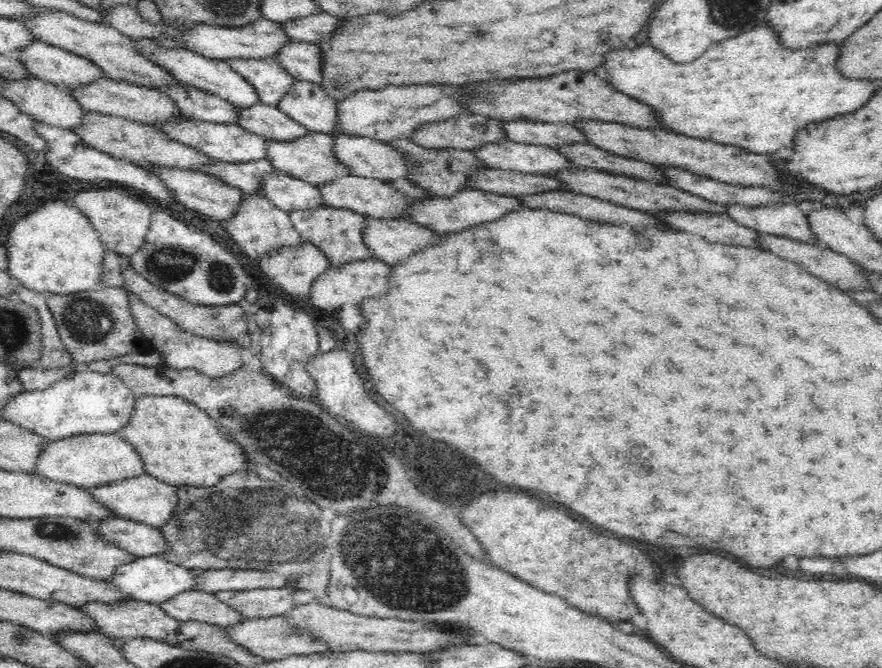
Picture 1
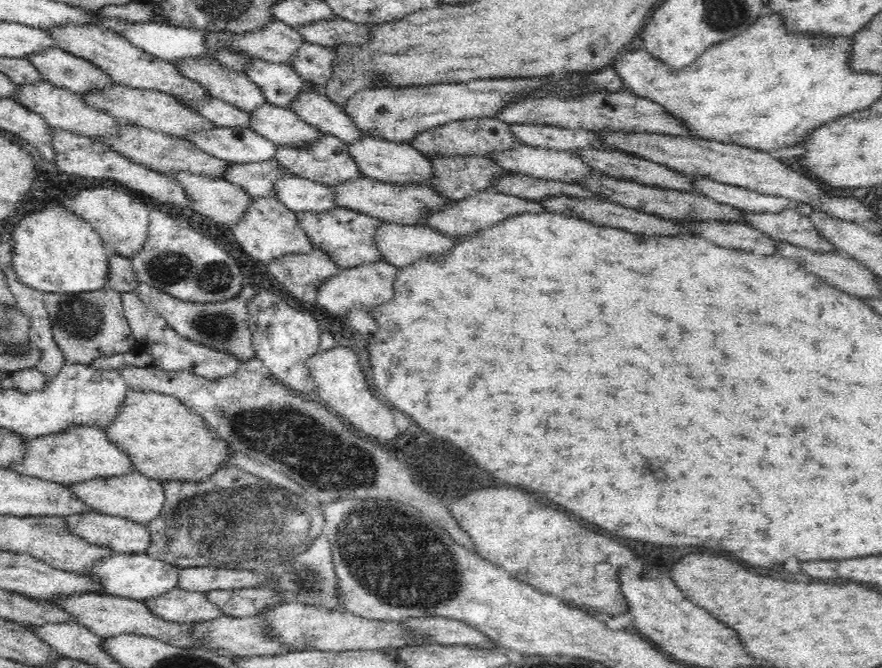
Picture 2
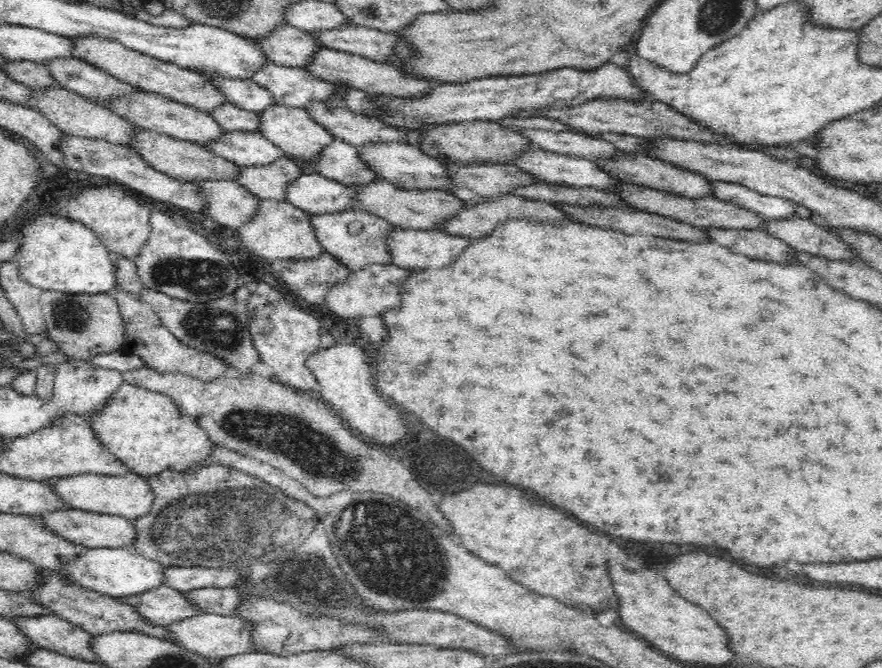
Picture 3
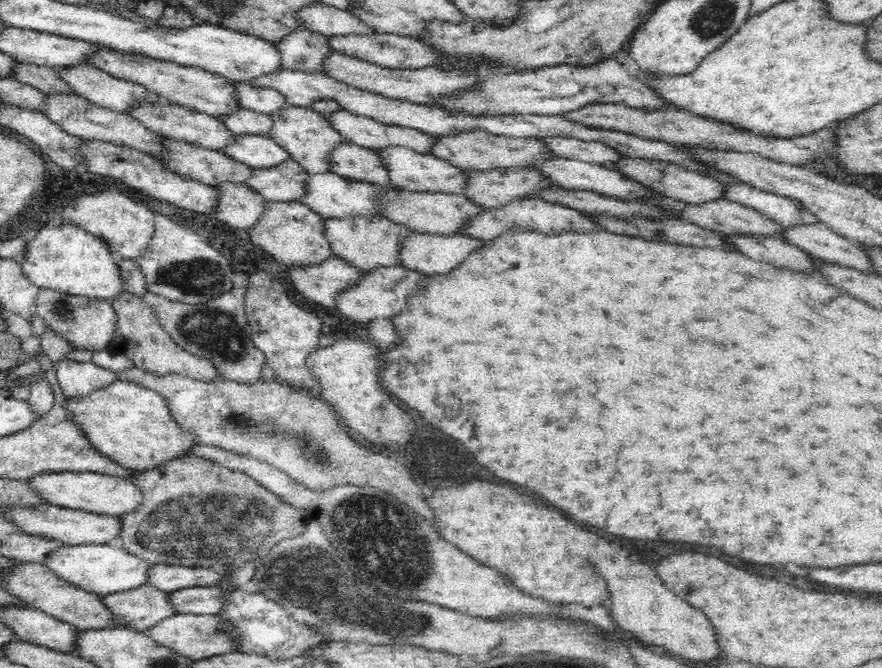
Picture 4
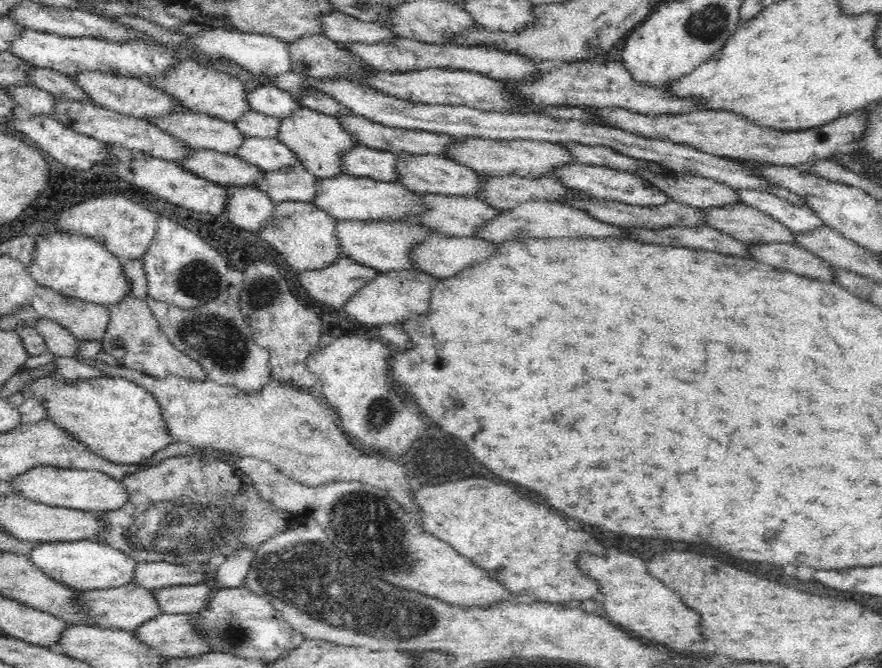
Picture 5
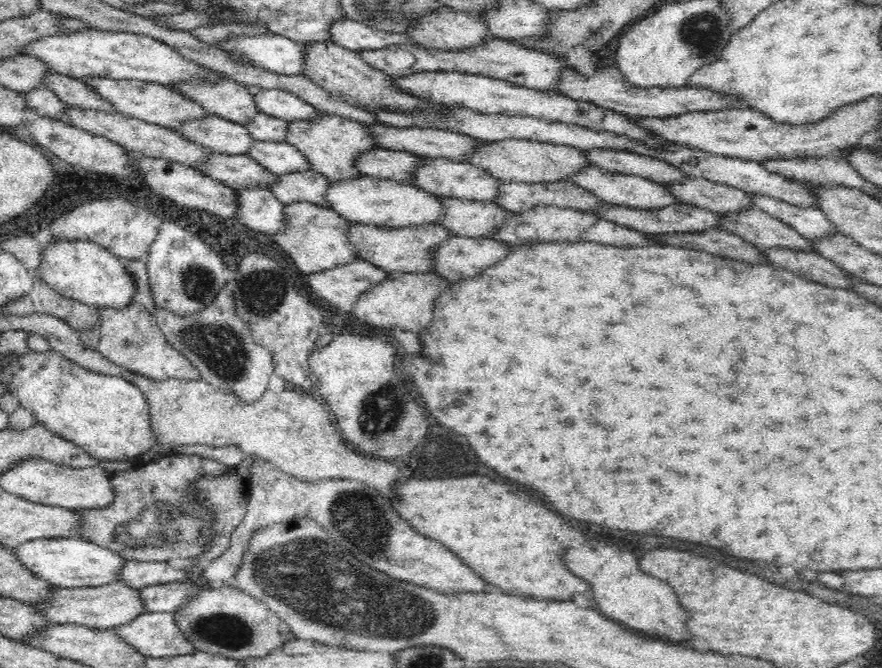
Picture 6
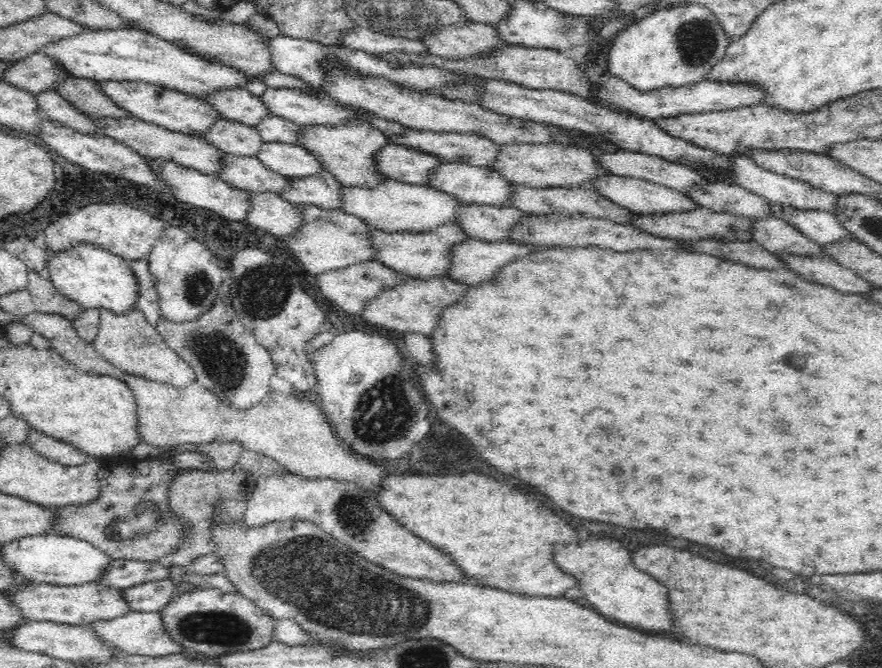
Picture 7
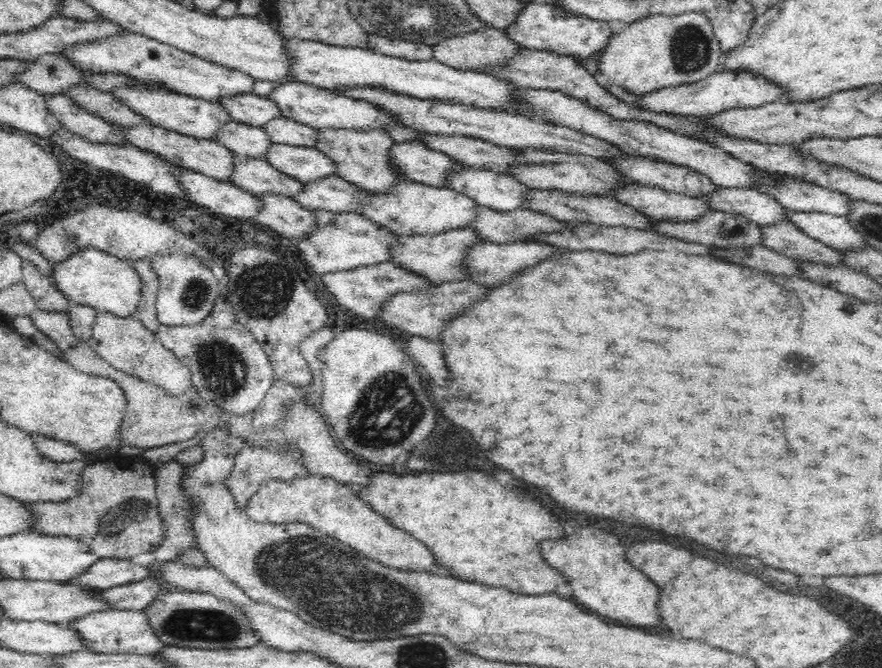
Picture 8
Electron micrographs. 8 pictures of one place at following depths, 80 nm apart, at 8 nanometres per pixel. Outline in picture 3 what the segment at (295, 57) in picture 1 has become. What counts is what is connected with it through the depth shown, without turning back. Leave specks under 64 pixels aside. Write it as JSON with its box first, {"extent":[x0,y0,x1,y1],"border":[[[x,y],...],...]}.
{"extent":[303,47,437,97],"border":[[[318,47],[311,54],[307,65],[304,65],[303,68],[309,76],[313,76],[317,80],[334,84],[350,83],[352,88],[360,89],[370,94],[392,94],[398,95],[398,97],[412,95],[412,97],[417,97],[418,95],[426,94],[432,87],[437,85],[433,81],[430,82],[430,80],[403,74],[401,70],[397,70],[395,66],[389,63],[373,61],[357,54],[326,47]]]}

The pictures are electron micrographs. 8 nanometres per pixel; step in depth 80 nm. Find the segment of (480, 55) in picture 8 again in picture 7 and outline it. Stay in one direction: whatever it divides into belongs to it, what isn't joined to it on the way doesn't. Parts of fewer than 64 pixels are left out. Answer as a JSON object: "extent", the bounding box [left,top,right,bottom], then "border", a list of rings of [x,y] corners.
{"extent":[421,19,505,59],"border":[[[468,19],[422,36],[421,44],[434,55],[457,59],[479,55],[505,42],[500,42],[490,23]]]}

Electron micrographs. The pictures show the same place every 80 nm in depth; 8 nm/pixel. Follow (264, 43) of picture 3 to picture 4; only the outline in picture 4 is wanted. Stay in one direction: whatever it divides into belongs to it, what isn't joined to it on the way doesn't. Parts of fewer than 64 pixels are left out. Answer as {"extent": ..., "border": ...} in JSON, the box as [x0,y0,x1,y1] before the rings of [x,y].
{"extent":[273,28,332,71],"border":[[[301,28],[273,43],[280,52],[281,66],[288,70],[319,71],[325,55],[332,52],[326,37]]]}

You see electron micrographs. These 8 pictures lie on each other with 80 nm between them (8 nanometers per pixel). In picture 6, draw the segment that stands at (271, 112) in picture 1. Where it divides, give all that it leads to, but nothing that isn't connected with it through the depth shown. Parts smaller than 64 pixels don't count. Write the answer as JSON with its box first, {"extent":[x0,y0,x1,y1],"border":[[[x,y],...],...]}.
{"extent":[285,112,374,182],"border":[[[322,112],[314,114],[312,118],[287,121],[285,141],[301,152],[312,171],[329,182],[359,177],[360,173],[353,165],[355,156],[374,148],[371,134],[365,130],[365,124]]]}

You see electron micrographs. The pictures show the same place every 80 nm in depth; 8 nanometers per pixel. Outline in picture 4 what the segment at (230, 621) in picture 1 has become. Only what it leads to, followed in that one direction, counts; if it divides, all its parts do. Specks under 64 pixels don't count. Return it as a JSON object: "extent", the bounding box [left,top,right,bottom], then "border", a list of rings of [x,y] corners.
{"extent":[100,584,179,634],"border":[[[150,584],[140,586],[136,590],[128,590],[127,593],[104,594],[100,597],[115,611],[116,617],[122,619],[122,622],[130,623],[128,628],[140,633],[148,634],[154,626],[158,626],[166,618],[172,618],[172,616],[179,614],[178,609],[174,606],[174,601],[171,599],[171,593]]]}

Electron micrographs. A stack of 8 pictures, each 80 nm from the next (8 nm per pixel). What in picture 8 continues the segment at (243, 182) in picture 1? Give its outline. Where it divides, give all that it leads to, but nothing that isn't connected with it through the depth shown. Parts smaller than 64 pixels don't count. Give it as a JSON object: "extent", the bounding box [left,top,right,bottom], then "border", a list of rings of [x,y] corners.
{"extent":[293,173,366,213],"border":[[[334,173],[303,183],[303,189],[293,199],[310,211],[324,209],[330,212],[359,213],[359,200],[364,194],[366,191],[342,180]]]}

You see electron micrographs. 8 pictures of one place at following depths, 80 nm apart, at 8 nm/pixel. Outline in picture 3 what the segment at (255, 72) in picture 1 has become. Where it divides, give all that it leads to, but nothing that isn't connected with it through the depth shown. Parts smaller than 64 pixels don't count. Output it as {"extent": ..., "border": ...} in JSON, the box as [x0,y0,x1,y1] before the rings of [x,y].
{"extent":[253,63,336,106],"border":[[[264,63],[253,74],[253,81],[272,95],[276,105],[303,106],[311,100],[327,100],[336,85],[309,76],[304,68]]]}

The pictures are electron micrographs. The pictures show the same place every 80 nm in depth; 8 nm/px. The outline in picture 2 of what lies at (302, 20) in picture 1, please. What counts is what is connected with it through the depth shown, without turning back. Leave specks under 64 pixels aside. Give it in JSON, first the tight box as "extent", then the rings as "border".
{"extent":[295,15,368,47],"border":[[[336,15],[309,23],[295,28],[296,33],[302,37],[304,42],[326,47],[333,47],[336,43],[341,42],[367,42],[368,31],[365,30],[364,25]]]}

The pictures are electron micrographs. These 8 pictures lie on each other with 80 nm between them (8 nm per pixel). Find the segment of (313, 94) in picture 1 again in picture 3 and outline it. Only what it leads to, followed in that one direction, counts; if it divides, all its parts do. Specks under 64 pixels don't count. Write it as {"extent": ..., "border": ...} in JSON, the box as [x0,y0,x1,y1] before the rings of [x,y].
{"extent":[303,100,422,147],"border":[[[311,100],[308,101],[303,109],[308,116],[312,116],[314,120],[318,121],[322,128],[325,128],[332,136],[351,144],[352,146],[361,147],[367,142],[388,142],[400,141],[414,146],[419,146],[421,141],[422,132],[405,132],[404,128],[389,128],[385,124],[381,124],[381,120],[367,118],[356,111],[346,107],[330,107],[325,100]]]}

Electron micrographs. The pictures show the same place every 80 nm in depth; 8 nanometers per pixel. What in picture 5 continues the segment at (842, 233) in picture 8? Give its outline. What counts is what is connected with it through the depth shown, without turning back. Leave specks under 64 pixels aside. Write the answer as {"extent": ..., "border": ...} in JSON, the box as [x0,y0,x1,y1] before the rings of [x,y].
{"extent":[735,187,824,234],"border":[[[744,187],[736,189],[735,194],[740,203],[765,212],[769,217],[787,226],[794,234],[824,225],[809,206],[798,206],[776,193]]]}

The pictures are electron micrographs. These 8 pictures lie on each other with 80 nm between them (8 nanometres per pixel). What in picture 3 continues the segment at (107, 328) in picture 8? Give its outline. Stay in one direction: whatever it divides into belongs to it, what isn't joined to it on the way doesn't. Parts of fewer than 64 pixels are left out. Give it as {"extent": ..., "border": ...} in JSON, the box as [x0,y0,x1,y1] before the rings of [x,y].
{"extent":[114,291,232,382],"border":[[[114,291],[114,297],[118,301],[124,319],[124,327],[126,327],[128,345],[125,348],[128,348],[130,353],[142,356],[146,361],[145,366],[158,370],[162,374],[180,372],[192,375],[204,382],[214,381],[232,370],[230,363],[226,363],[218,355],[212,354],[210,351],[198,350],[196,347],[180,341],[162,324],[160,317],[150,308],[150,305],[142,302],[139,293]]]}

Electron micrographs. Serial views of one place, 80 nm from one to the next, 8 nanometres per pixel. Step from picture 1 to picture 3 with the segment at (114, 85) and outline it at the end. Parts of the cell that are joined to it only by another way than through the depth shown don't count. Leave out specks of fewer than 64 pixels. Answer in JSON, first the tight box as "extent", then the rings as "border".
{"extent":[103,91,222,144],"border":[[[132,91],[110,97],[103,104],[110,112],[128,120],[135,128],[148,129],[167,134],[178,140],[189,140],[198,144],[213,141],[222,131],[219,124],[205,110],[176,102],[160,93]]]}

